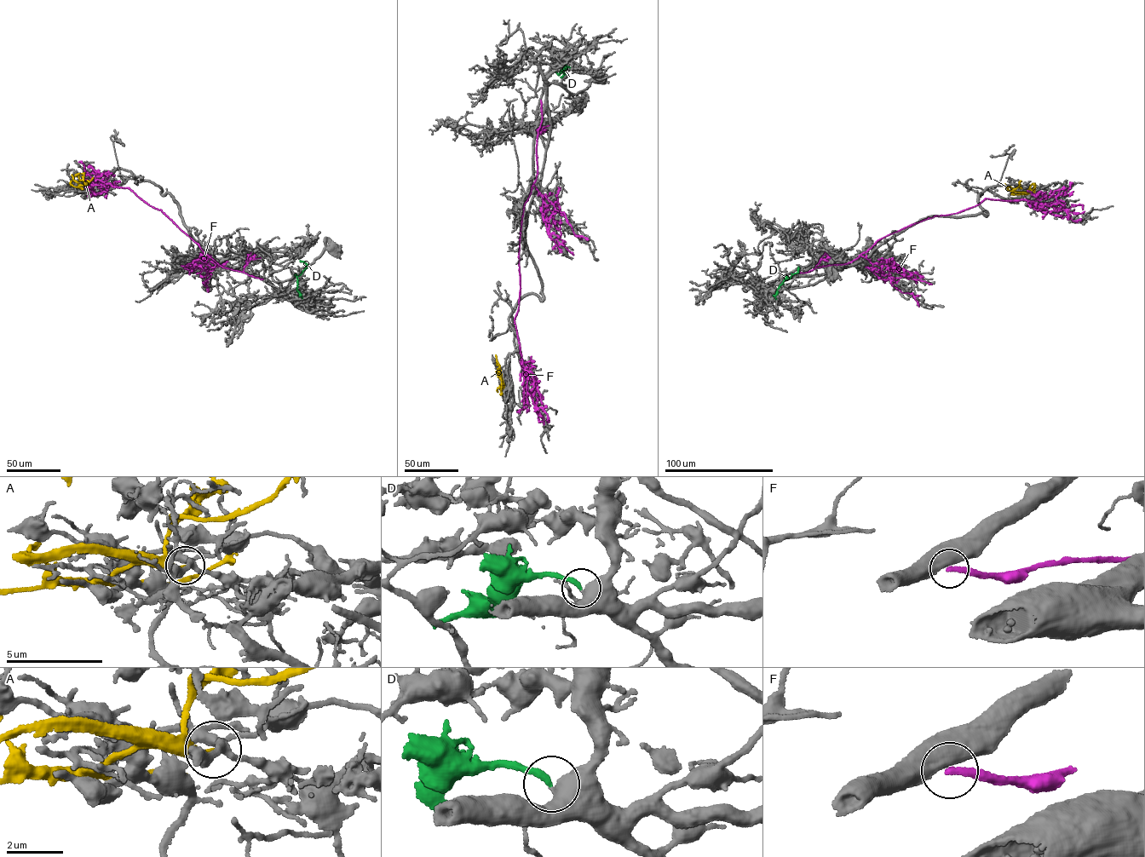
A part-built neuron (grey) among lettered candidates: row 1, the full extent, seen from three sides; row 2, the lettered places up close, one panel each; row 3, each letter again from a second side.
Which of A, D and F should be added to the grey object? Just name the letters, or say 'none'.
D

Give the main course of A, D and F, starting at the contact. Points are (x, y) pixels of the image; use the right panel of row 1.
A: (1027, 192), (1009, 191), (1005, 184)
D: (776, 299), (775, 295), (779, 285), (796, 273), (798, 267)
F: (791, 273), (850, 262), (887, 235), (987, 198), (1049, 204), (1064, 209), (1073, 221), (1080, 220)

